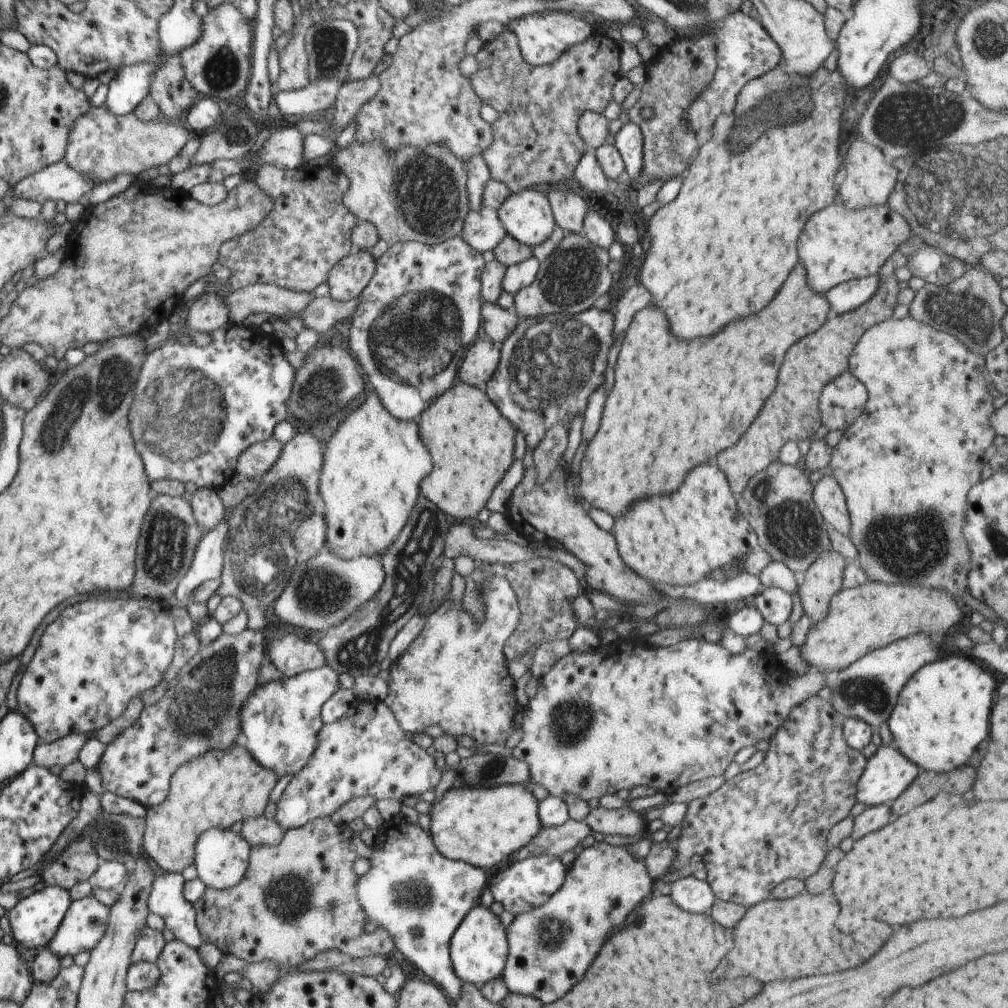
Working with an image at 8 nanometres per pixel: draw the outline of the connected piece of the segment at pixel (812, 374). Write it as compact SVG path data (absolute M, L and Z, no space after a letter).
M887 260L879 270L879 285L874 296L854 310L838 315L830 322L820 327L818 332L802 338L796 342L784 358L784 364L778 374L778 386L774 388L772 396L766 400L764 408L760 410L754 424L746 430L742 440L724 450L718 456L720 468L726 472L730 480L730 488L736 498L742 494L749 482L749 478L764 470L770 463L778 460L780 448L790 440L811 439L821 426L819 398L822 389L831 380L849 370L849 356L856 343L861 339L865 330L876 323L884 322L893 316L898 297L900 284L896 278L895 270L898 268L896 260Z

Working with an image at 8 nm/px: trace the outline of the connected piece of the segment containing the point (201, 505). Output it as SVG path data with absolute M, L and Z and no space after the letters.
M198 487L188 496L193 508L194 518L204 532L213 529L225 516L225 506L218 493L213 488Z

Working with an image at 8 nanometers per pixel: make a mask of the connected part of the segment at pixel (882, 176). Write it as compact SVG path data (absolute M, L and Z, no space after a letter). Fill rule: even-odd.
M866 139L854 140L844 158L844 168L846 168L846 180L840 186L840 196L846 204L846 208L856 210L886 204L890 193L896 186L899 172L893 163L884 156L880 148Z

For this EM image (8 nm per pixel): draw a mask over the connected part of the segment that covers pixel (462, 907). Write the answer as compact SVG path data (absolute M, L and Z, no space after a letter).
M398 814L398 817L384 821L377 828L371 852L371 869L357 880L357 897L365 910L368 928L384 927L391 934L395 949L428 978L432 978L448 996L457 1000L463 982L455 973L449 946L466 913L480 902L488 876L483 868L442 856L434 846L430 831L424 831L418 823L410 824L401 816Z

